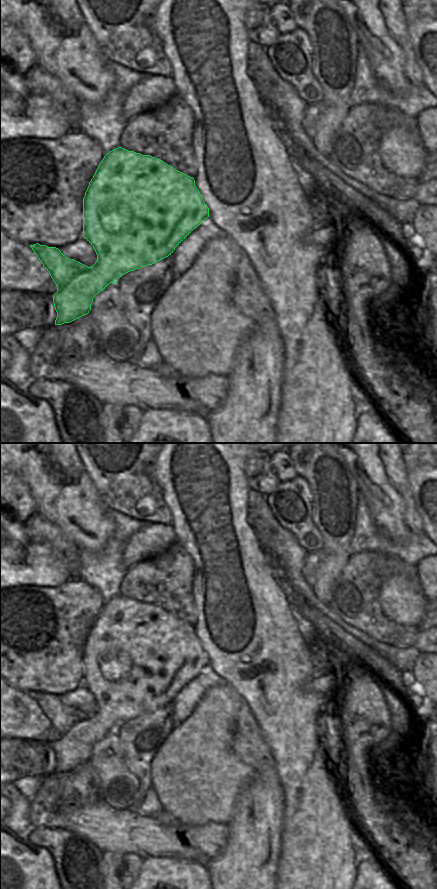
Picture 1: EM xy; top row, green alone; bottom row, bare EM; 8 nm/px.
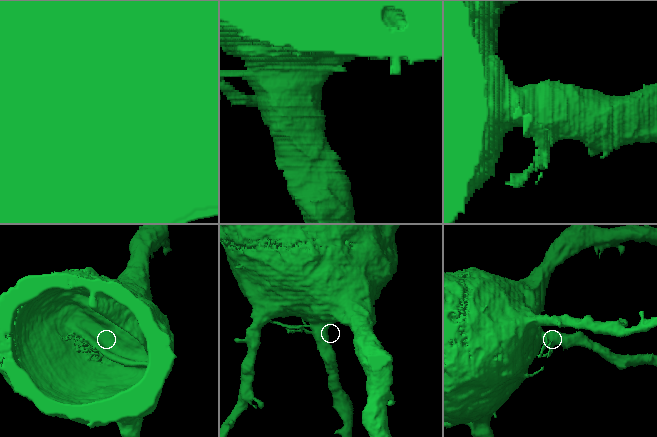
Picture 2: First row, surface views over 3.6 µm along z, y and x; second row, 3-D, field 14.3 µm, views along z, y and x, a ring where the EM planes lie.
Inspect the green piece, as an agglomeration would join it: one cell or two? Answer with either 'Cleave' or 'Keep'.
Cleave.

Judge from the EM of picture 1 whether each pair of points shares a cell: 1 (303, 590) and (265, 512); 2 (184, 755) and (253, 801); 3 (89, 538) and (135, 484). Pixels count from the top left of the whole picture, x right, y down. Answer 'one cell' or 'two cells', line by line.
1: two cells
2: two cells
3: two cells

